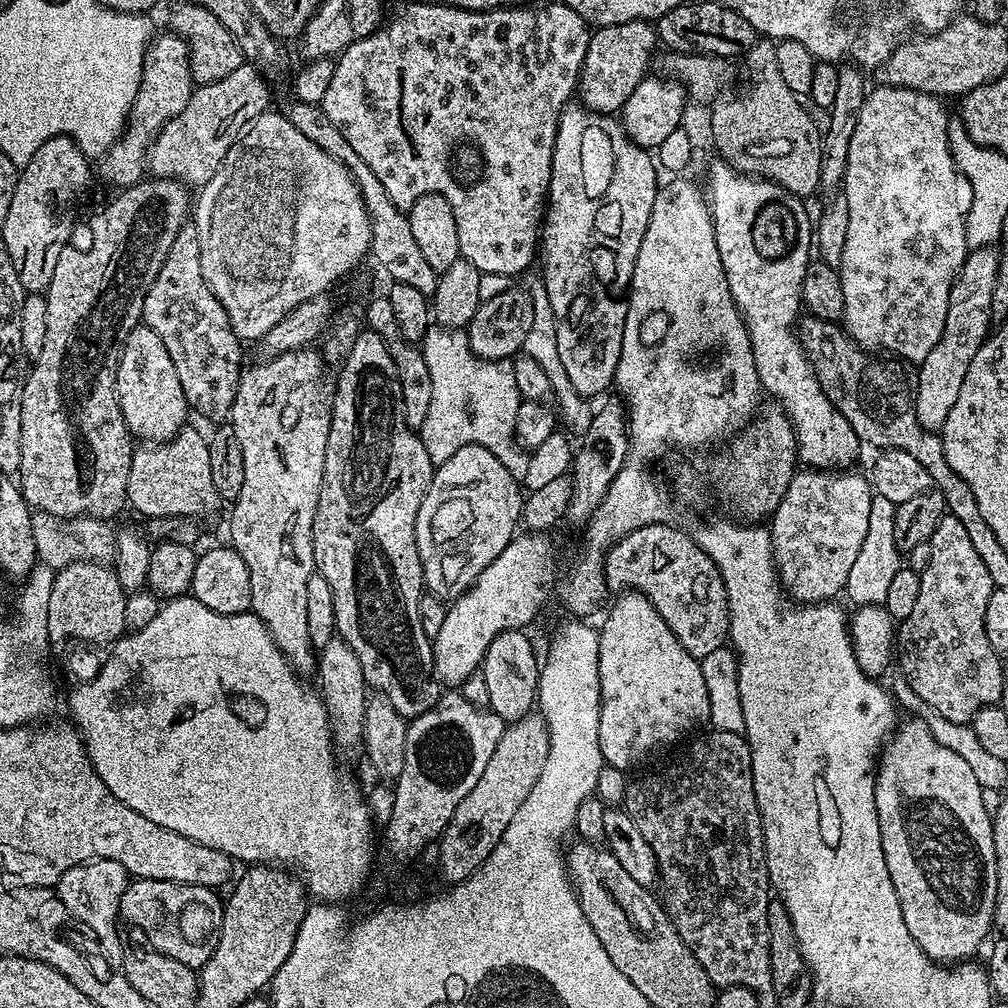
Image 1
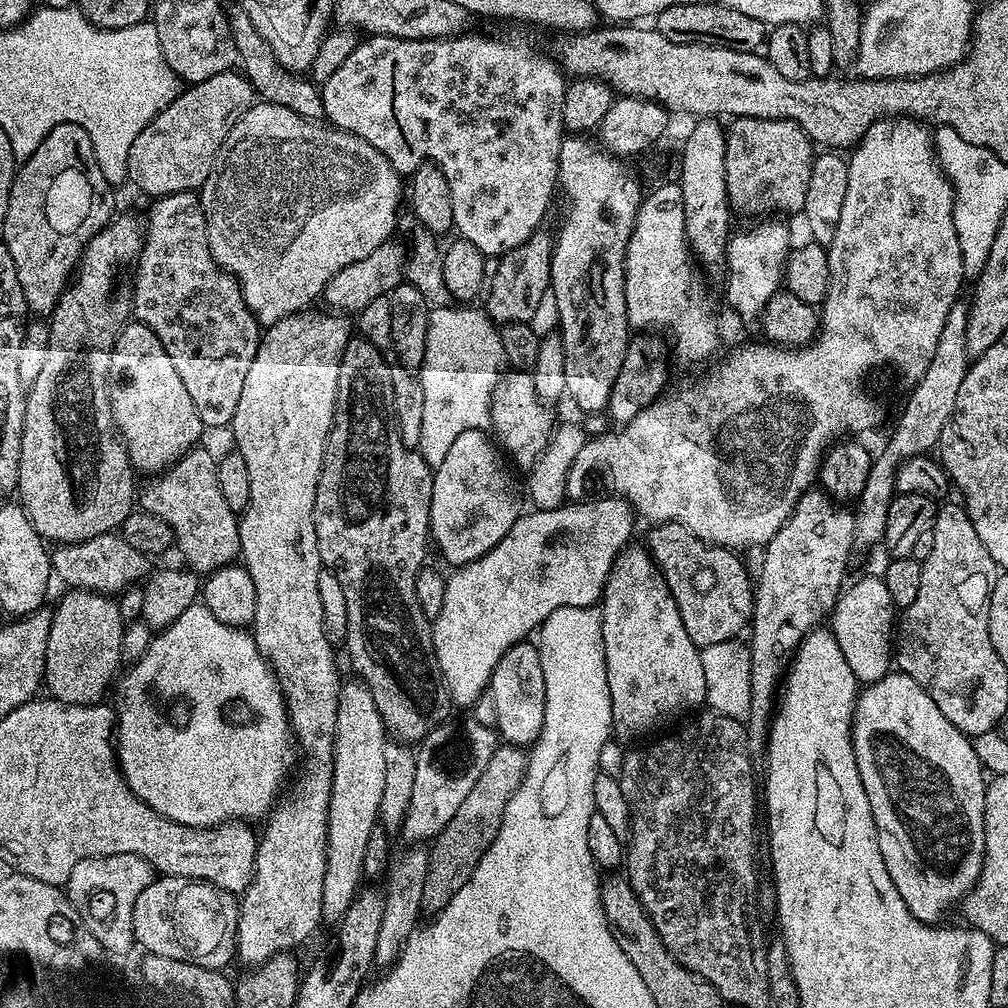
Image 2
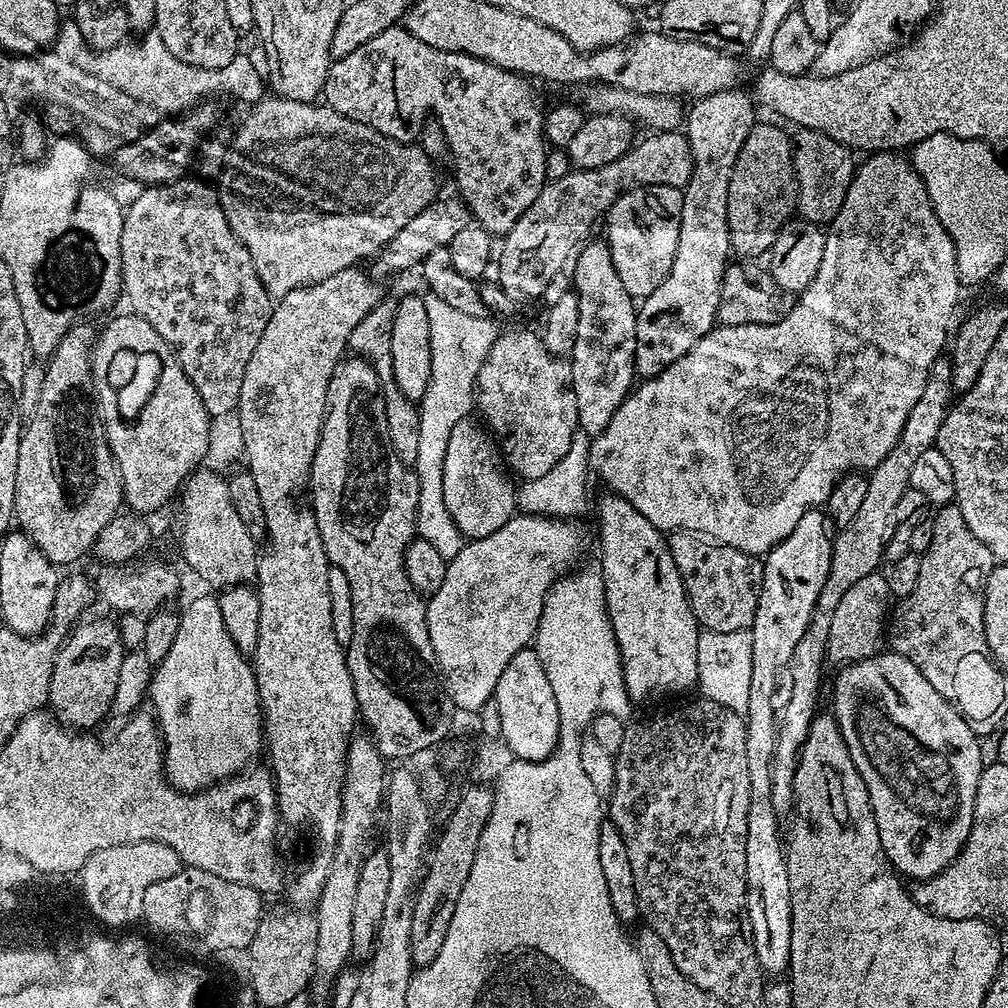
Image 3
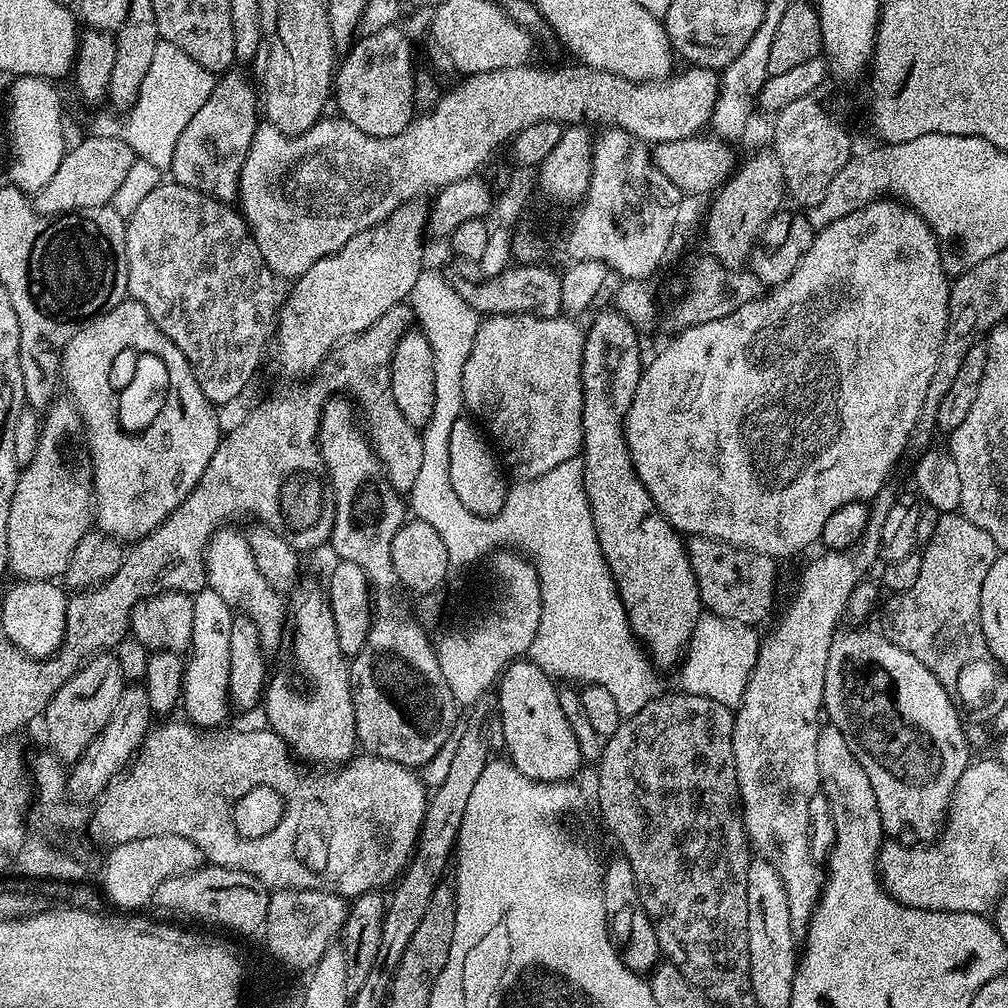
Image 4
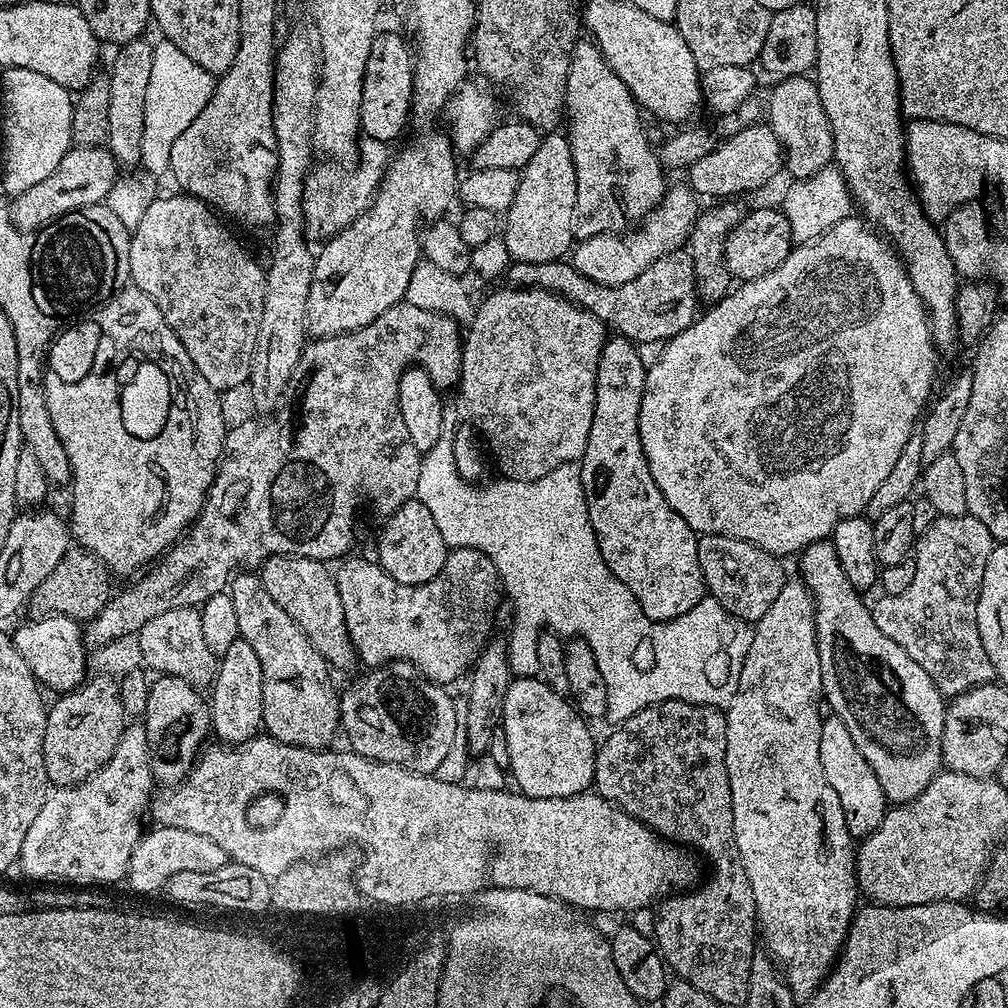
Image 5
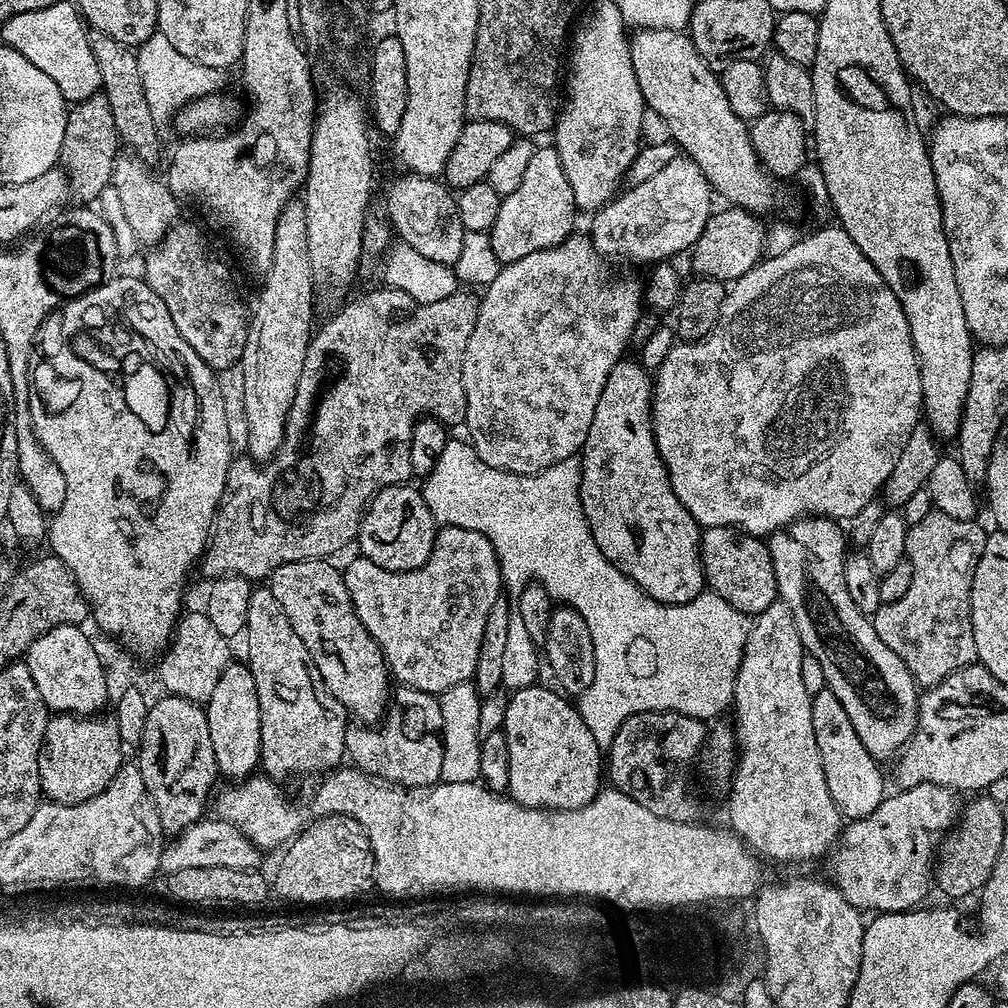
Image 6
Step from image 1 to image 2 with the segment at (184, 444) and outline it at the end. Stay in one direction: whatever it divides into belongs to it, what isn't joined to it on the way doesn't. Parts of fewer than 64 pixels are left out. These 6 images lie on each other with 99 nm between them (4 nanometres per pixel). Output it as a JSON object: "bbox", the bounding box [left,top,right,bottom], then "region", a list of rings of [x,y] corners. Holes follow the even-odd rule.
{"bbox":[138,446,240,574],"region":[[[197,446],[179,460],[172,464],[165,472],[153,475],[148,485],[143,485],[138,496],[138,504],[141,509],[163,521],[172,527],[175,543],[180,544],[180,552],[185,556],[187,567],[197,574],[207,574],[224,568],[233,563],[240,556],[240,525],[237,513],[230,510],[226,498],[218,487],[218,474],[216,466],[217,457],[211,456],[203,446]]]}

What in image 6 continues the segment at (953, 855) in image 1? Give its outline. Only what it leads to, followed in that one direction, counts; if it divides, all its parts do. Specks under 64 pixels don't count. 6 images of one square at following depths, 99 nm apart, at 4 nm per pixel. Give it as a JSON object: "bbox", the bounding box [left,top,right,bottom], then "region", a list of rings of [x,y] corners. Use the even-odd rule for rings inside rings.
{"bbox":[766,515,921,762],"region":[[[811,515],[800,517],[789,524],[786,530],[773,532],[767,537],[766,543],[774,562],[776,591],[779,599],[790,606],[790,614],[794,614],[805,653],[818,658],[825,674],[826,687],[842,702],[858,738],[862,738],[862,746],[870,750],[877,762],[888,759],[891,761],[904,751],[916,732],[921,693],[916,679],[910,674],[910,670],[906,670],[906,662],[902,662],[902,658],[898,658],[898,654],[894,654],[894,650],[890,650],[890,646],[886,646],[886,642],[878,638],[878,630],[874,630],[869,613],[854,606],[854,598],[850,598],[850,590],[846,590],[844,540],[846,544],[845,529],[837,521],[829,516]]]}

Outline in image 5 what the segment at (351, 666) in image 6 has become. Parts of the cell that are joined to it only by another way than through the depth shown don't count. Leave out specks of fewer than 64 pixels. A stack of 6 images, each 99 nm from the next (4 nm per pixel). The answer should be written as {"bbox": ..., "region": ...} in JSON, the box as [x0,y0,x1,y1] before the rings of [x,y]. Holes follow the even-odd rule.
{"bbox":[258,556,357,669],"region":[[[271,556],[260,565],[258,575],[262,586],[266,586],[266,594],[270,594],[286,614],[290,614],[314,650],[318,650],[333,669],[348,668],[357,663],[356,647],[352,645],[346,628],[346,614],[342,614],[342,598],[338,594],[336,578],[325,561],[305,556]]]}

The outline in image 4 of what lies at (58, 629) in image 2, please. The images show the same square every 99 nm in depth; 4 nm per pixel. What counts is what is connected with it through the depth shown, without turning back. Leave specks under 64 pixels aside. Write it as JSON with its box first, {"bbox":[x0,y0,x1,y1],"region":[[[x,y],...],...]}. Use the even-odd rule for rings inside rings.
{"bbox":[42,654,126,766],"region":[[[97,654],[87,660],[81,668],[54,694],[50,706],[46,706],[42,725],[48,731],[48,744],[52,755],[65,765],[71,766],[94,742],[94,738],[110,722],[114,710],[118,710],[118,698],[122,698],[126,681],[120,663],[112,654]]]}

